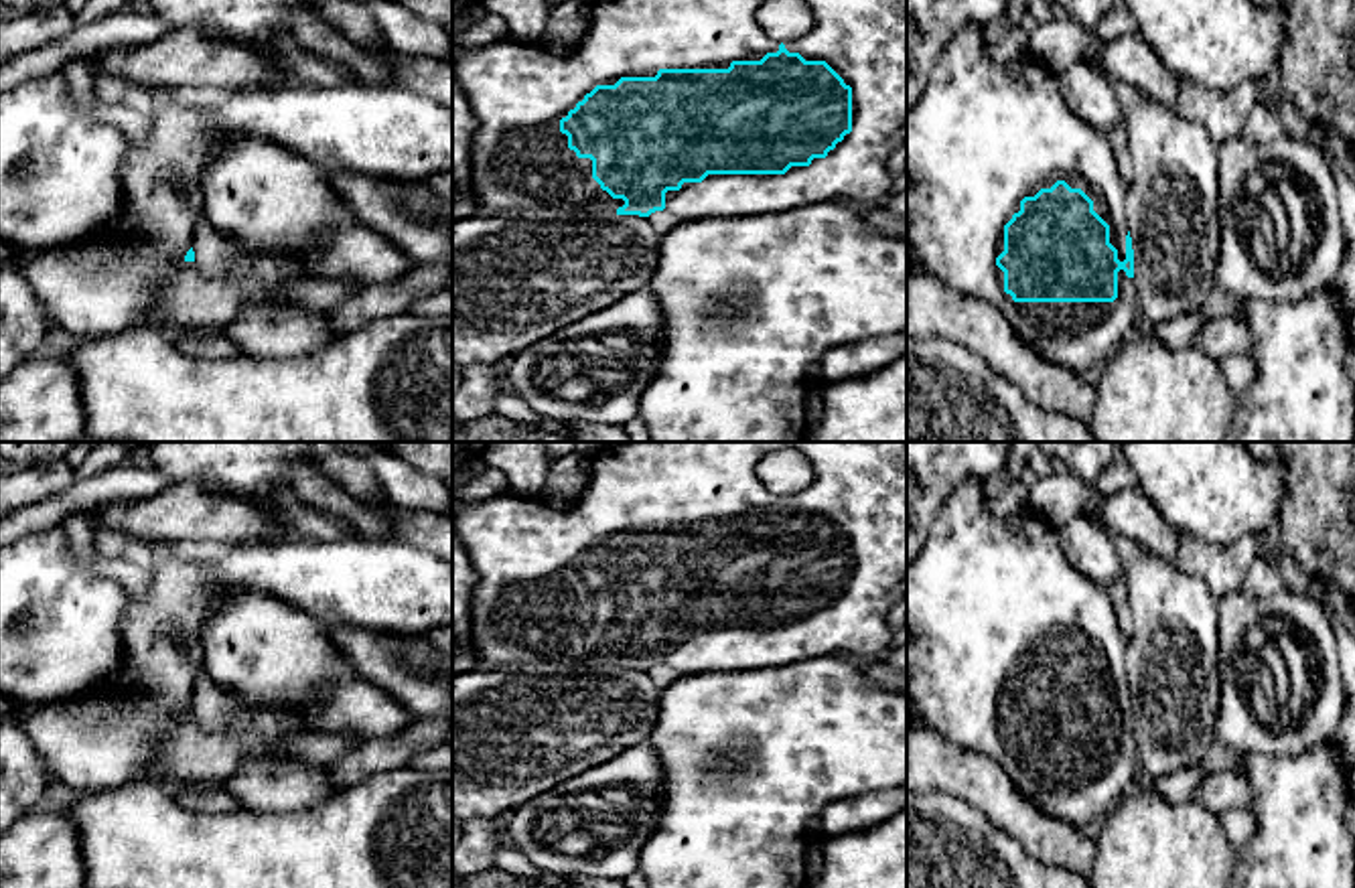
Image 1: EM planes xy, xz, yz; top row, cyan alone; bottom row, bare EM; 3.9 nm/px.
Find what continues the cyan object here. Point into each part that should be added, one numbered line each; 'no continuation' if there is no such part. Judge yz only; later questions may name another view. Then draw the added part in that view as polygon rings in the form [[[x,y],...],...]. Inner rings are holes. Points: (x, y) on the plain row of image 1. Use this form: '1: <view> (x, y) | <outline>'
1: yz (982, 590) | [[[968,478],[945,499],[923,547],[907,566],[907,716],[959,748],[990,756],[1043,815],[1083,829],[1093,819],[1106,819],[1136,787],[1140,756],[1134,732],[1118,726],[1114,756],[1014,756],[996,720],[1004,706],[1004,679],[1020,665],[1020,655],[1057,635],[1093,655],[1124,716],[1128,641],[1110,592],[1067,560],[1057,527],[1028,507],[996,519],[984,480]]]

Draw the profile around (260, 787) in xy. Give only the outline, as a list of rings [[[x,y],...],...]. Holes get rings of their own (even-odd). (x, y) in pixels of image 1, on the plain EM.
[[[247,762],[223,787],[249,813],[290,813],[329,801],[339,789],[329,764]]]

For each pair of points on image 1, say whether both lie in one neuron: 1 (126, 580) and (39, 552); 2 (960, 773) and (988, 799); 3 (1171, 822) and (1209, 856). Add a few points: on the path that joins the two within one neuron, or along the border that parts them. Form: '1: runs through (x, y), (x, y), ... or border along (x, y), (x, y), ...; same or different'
1: border along (63, 534), (76, 560), (110, 576), (132, 599); different
2: runs through (966, 777), (982, 793); same
3: runs through (1181, 832), (1199, 850); same

